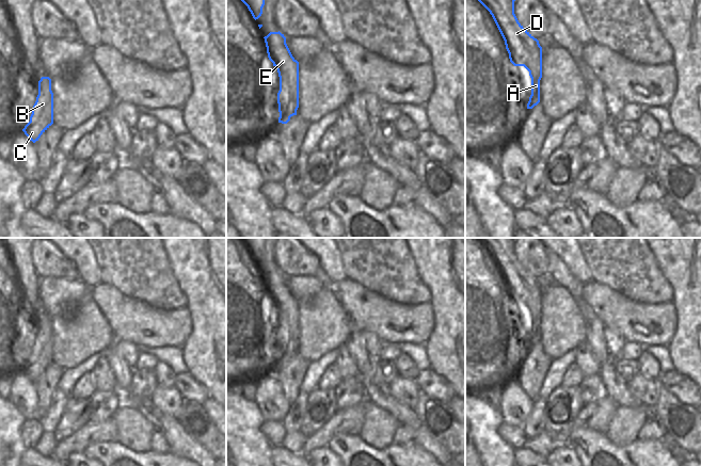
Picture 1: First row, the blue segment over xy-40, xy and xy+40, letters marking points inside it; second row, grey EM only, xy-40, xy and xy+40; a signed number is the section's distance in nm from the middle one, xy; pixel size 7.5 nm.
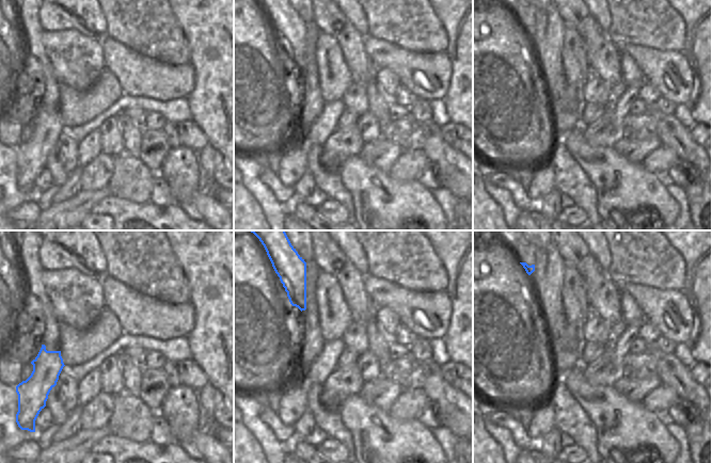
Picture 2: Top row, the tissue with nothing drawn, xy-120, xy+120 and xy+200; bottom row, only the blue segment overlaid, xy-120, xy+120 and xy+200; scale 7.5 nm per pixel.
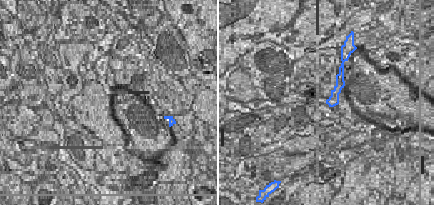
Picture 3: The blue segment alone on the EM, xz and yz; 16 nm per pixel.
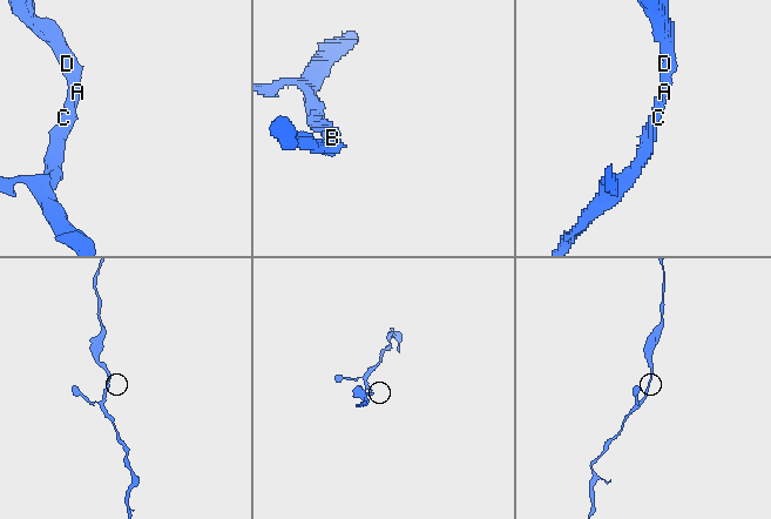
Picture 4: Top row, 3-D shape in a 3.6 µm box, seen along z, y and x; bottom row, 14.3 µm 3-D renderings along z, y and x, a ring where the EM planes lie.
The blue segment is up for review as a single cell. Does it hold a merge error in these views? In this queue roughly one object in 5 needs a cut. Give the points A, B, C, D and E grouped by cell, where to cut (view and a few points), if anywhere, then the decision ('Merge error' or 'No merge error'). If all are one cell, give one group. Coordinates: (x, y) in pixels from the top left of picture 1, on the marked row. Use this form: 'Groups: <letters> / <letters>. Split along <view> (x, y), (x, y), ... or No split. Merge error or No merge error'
Groups: A B C D E. No split. No merge error

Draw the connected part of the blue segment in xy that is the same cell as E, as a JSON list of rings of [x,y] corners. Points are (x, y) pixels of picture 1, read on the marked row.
[[[280,31],[270,32],[264,38],[268,58],[280,77],[278,123],[287,124],[291,116],[297,115],[299,108],[299,62],[292,57],[286,37]]]

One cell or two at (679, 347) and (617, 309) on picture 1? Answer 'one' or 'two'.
two

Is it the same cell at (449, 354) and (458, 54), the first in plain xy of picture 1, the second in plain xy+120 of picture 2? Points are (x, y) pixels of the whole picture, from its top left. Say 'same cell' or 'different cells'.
same cell

